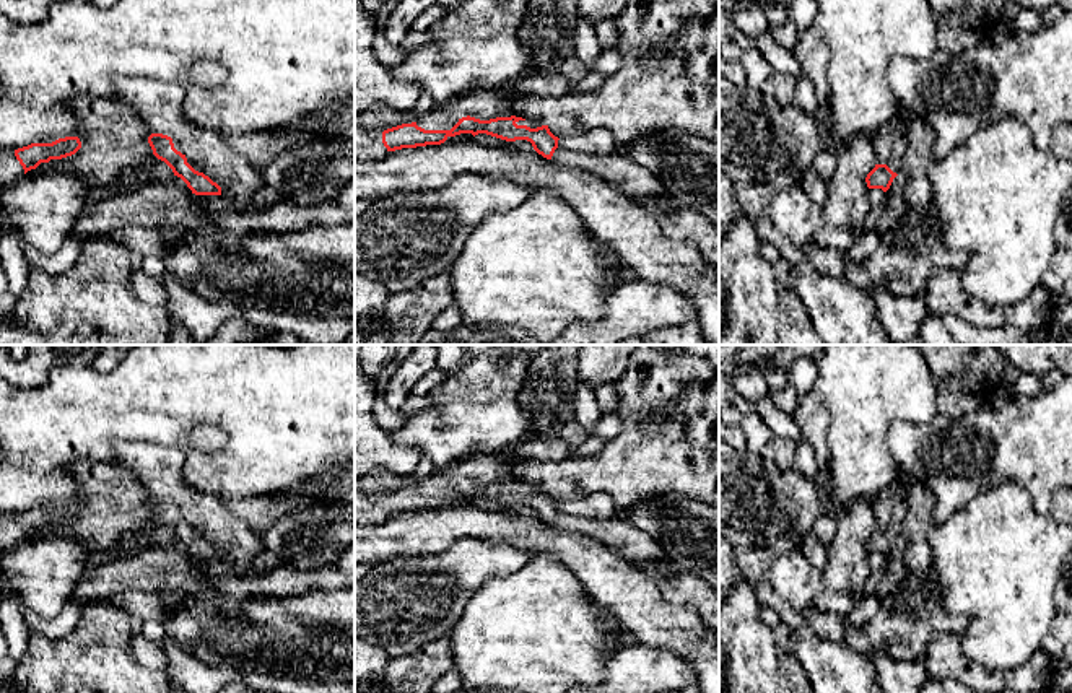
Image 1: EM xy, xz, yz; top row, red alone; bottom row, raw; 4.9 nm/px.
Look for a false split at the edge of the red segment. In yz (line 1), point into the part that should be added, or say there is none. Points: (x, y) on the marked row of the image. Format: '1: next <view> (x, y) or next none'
1: next yz (893, 163)

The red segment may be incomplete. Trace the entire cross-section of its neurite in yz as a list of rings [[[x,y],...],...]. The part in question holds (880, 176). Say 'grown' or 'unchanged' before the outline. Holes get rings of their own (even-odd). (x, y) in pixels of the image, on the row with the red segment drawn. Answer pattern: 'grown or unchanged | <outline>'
grown | [[[906,125],[896,137],[888,161],[885,164],[875,164],[875,168],[867,174],[865,182],[869,189],[882,189],[887,192],[893,179],[900,174],[903,155],[906,150],[904,133]]]

